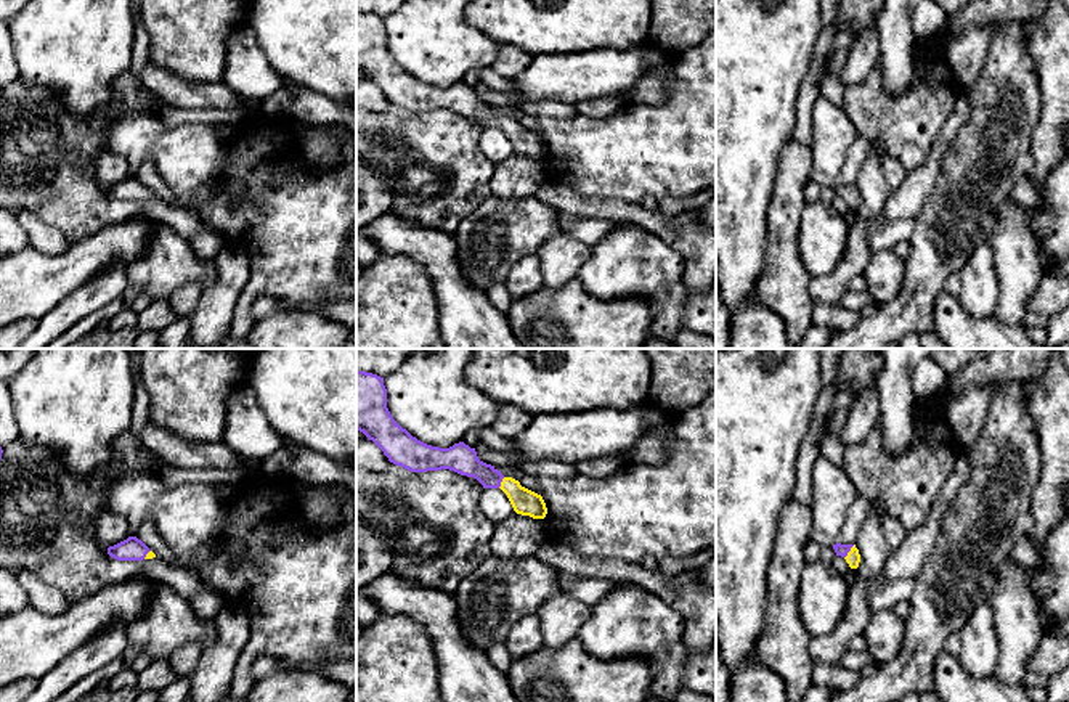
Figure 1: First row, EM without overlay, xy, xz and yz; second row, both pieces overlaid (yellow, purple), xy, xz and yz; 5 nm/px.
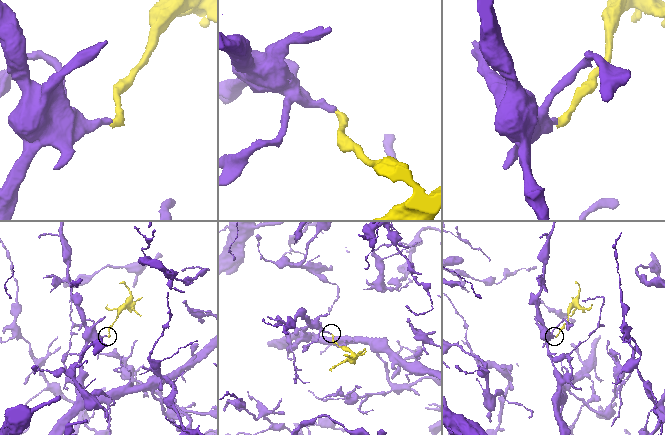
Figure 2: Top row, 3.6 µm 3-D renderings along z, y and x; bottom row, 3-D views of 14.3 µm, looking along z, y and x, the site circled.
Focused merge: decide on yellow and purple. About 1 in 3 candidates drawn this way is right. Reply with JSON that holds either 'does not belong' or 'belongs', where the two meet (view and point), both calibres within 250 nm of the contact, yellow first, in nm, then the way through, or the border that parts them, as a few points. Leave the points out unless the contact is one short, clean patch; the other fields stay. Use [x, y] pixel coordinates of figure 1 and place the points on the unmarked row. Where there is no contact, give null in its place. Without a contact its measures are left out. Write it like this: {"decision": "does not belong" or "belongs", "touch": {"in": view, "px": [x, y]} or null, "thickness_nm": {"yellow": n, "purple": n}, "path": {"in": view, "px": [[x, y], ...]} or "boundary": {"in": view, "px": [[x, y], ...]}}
{"decision": "belongs", "touch": {"in": "yz", "px": [849, 191]}, "thickness_nm": {"yellow": 70, "purple": 60}, "path": {"in": "yz", "px": [[853, 198], [849, 191], [841, 190]]}}

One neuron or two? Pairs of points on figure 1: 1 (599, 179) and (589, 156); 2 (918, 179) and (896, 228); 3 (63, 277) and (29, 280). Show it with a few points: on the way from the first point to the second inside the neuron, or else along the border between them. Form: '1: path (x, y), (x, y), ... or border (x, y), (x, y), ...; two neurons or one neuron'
1: path (599, 174), (599, 166), (594, 161); one neuron
2: border (890, 190), (882, 209), (882, 219), (914, 219); two neurons
3: path (55, 277), (37, 280); one neuron

